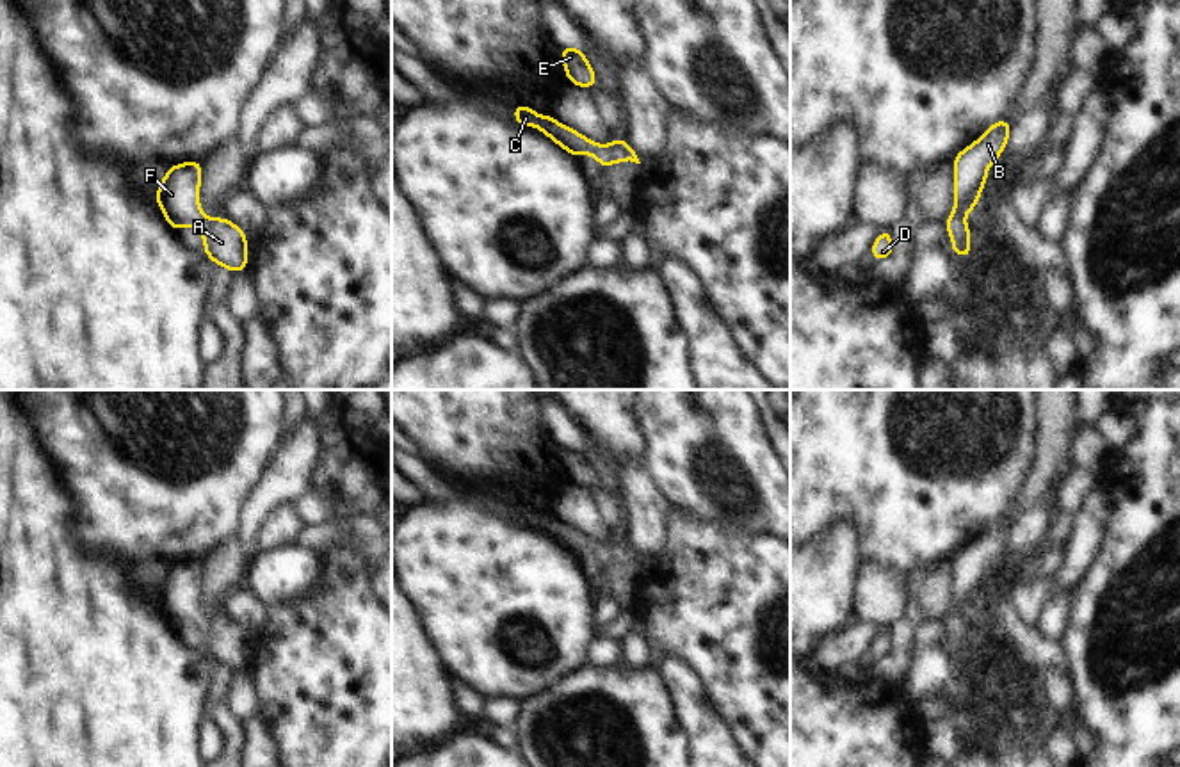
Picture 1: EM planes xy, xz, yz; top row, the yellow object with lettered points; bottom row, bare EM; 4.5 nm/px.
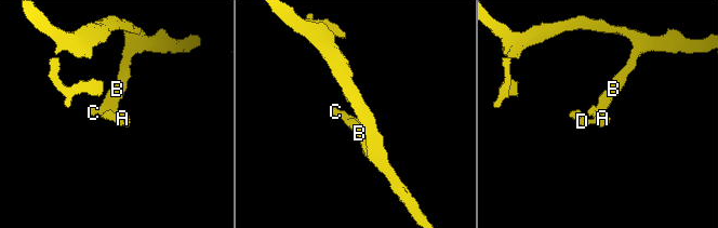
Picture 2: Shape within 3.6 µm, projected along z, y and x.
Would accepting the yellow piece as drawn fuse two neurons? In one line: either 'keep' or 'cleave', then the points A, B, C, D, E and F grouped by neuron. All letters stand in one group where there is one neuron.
keep | A B C D E F

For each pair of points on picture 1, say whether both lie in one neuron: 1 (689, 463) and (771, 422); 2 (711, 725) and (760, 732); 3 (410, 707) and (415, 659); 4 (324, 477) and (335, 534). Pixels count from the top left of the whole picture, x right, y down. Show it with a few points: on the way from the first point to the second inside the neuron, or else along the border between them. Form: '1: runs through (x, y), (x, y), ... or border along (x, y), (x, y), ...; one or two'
1: border along (755, 408), (771, 447); two
2: border along (705, 691), (739, 748); two
3: runs through (410, 694), (410, 671); one
4: border along (372, 513), (356, 513), (331, 520); two

